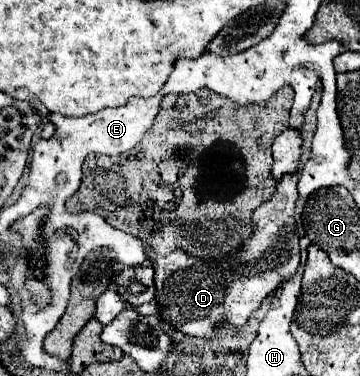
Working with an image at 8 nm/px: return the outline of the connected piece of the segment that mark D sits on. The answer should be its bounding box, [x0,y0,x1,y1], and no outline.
[155,174,299,336]

